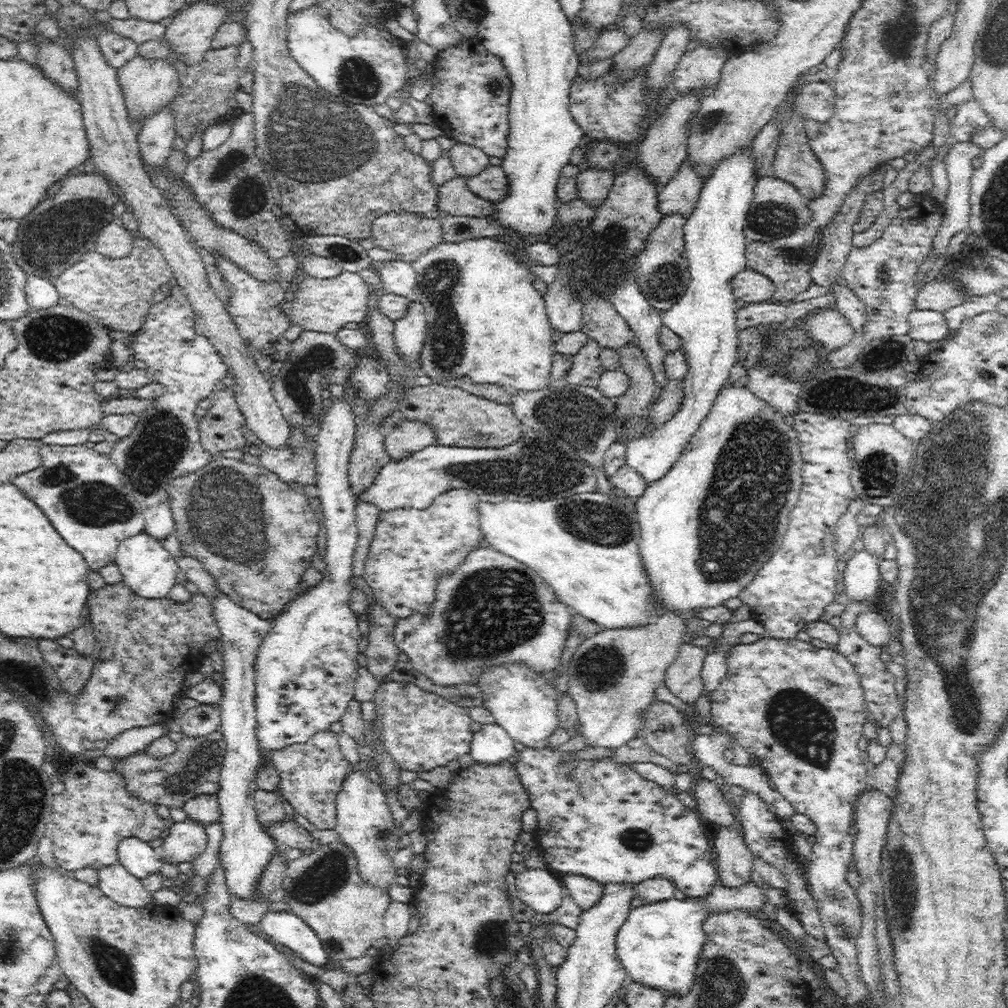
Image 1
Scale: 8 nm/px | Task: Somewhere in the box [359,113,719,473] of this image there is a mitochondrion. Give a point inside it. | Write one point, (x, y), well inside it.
(439, 281)

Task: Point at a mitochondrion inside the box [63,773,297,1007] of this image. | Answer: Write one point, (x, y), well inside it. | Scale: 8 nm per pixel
(114, 967)

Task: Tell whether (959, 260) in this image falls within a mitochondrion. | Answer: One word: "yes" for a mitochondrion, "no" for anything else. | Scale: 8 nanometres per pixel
no

